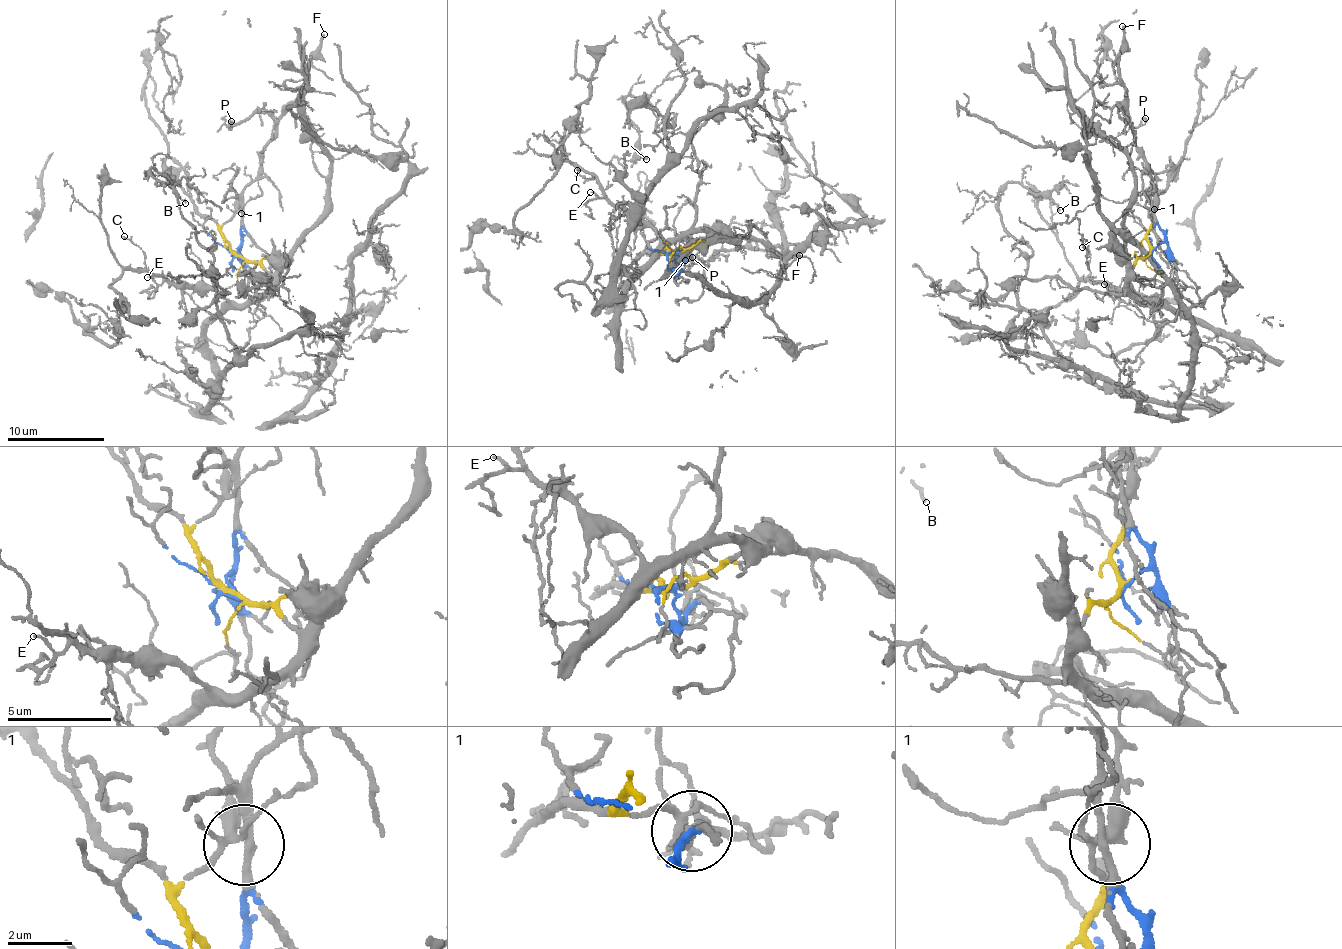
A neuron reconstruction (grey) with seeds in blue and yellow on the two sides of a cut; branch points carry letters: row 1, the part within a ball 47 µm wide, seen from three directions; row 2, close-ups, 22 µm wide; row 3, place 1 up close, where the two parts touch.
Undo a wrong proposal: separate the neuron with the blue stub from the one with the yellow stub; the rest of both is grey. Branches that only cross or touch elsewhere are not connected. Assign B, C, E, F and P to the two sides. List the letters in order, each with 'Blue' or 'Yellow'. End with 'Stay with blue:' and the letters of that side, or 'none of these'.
B: Yellow
C: Yellow
E: Yellow
F: Blue
P: Blue
Stay with blue: F, P

